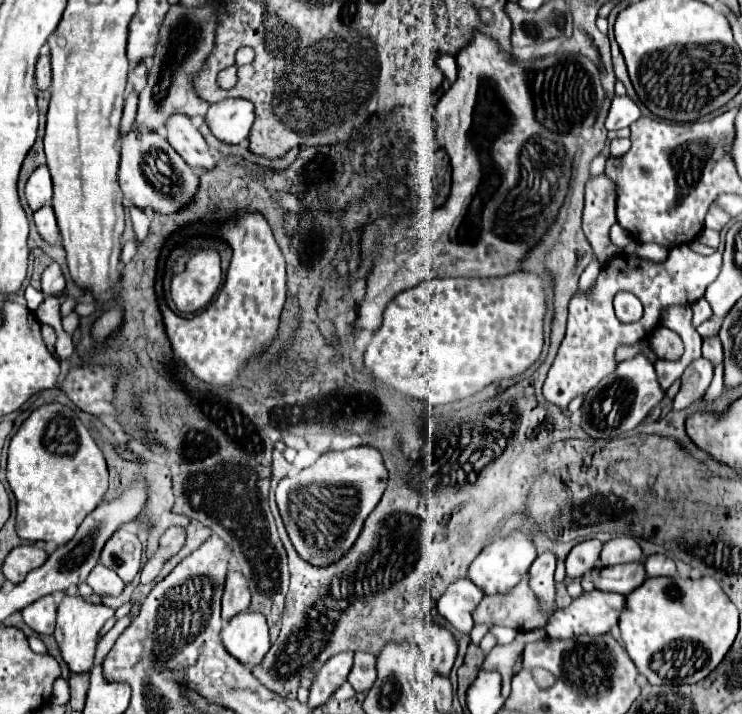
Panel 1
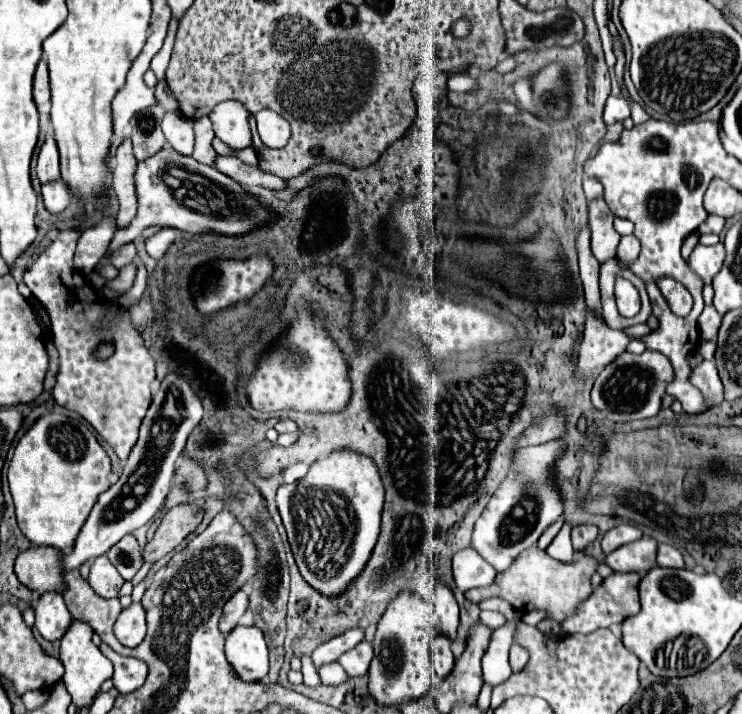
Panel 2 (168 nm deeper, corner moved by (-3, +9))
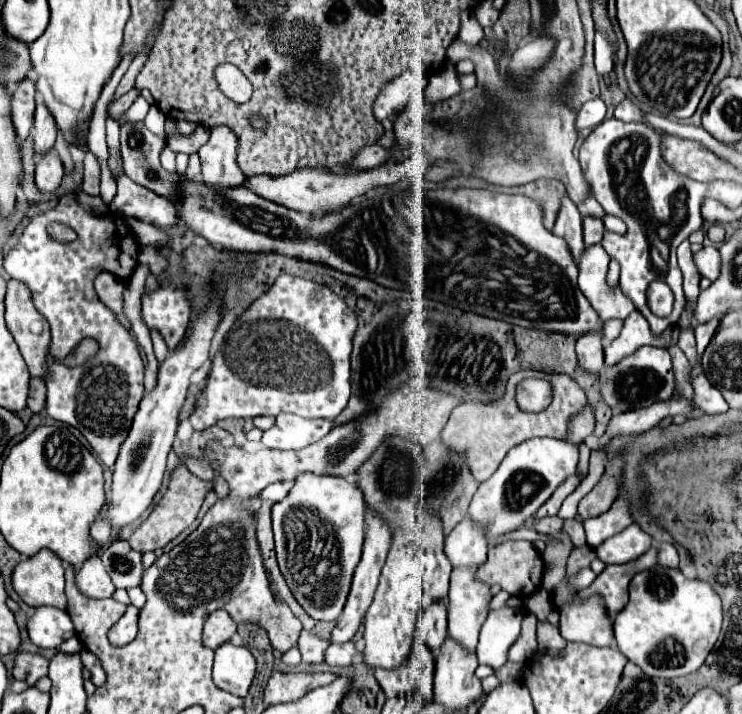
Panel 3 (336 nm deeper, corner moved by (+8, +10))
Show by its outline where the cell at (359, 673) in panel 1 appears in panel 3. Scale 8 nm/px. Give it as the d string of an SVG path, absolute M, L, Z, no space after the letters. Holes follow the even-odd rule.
M345 642L345 644L331 644L325 652L325 662L329 666L351 666L353 658L357 654L357 648L353 642Z

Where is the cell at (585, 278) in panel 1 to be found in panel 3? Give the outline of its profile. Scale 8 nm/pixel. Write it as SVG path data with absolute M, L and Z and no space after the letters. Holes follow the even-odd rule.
M603 120L583 142L579 152L579 162L585 180L589 182L597 202L603 206L605 214L617 216L627 224L625 234L605 234L603 248L607 254L621 264L621 288L633 300L637 310L647 318L651 332L655 336L663 334L669 326L677 326L681 312L685 308L683 294L683 274L677 264L675 248L689 238L693 230L703 224L699 214L701 200L713 196L709 184L691 180L679 174L663 158L665 132L655 130L647 124ZM661 280L671 286L675 294L675 306L671 316L657 318L651 314L645 298L649 282Z

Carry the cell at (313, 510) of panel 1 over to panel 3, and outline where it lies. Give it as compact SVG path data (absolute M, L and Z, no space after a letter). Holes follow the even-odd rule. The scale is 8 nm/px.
M305 472L295 480L291 492L281 502L273 504L271 518L273 518L277 562L293 596L299 600L305 612L313 616L315 620L323 620L323 622L337 620L345 606L351 580L353 580L353 572L361 560L361 550L363 550L363 538L365 538L365 494L363 490L347 482L341 476Z

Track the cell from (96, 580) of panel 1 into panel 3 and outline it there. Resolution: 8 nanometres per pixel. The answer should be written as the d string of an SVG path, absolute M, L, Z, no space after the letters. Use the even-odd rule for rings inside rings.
M97 556L89 558L77 572L77 588L89 598L109 598L115 590L105 566Z

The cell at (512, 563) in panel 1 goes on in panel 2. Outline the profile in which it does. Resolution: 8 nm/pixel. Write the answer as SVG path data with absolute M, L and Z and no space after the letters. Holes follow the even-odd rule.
M562 439L546 441L536 447L518 449L512 457L510 475L500 483L480 519L474 525L472 547L496 567L504 571L510 563L528 547L534 547L542 531L564 511L560 485L556 483L554 467L558 459L566 453L568 445Z

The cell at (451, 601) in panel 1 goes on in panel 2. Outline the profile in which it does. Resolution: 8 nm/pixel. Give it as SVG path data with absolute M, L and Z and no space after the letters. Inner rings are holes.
M472 547L458 551L452 559L452 567L454 581L462 591L472 587L486 587L496 577L496 569L492 569L492 565L488 565L488 561L484 561Z

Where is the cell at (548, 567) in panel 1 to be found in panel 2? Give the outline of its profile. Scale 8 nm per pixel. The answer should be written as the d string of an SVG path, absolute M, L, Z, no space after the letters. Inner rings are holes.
M560 515L560 517L558 517L558 519L556 519L556 521L554 521L554 523L552 523L544 533L542 533L542 535L540 535L538 547L540 547L540 549L546 549L546 547L550 545L550 541L558 535L558 531L560 531L562 525L564 525L564 515Z

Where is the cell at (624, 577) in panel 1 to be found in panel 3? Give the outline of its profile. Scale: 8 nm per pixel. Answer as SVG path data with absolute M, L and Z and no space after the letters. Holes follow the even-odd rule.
M631 524L621 534L607 538L599 548L595 548L597 558L605 564L627 564L637 560L651 548L653 538L643 532L637 524Z

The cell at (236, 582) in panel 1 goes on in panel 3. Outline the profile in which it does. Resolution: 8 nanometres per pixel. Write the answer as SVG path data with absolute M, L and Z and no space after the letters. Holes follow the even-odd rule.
M215 610L209 614L205 628L203 628L203 644L209 648L219 648L221 642L231 640L237 632L237 622L225 610Z

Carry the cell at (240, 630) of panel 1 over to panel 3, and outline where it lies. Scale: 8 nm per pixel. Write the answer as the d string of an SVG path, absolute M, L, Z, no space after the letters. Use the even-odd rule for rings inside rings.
M225 642L215 650L213 682L235 696L245 696L255 678L255 658L249 648Z

